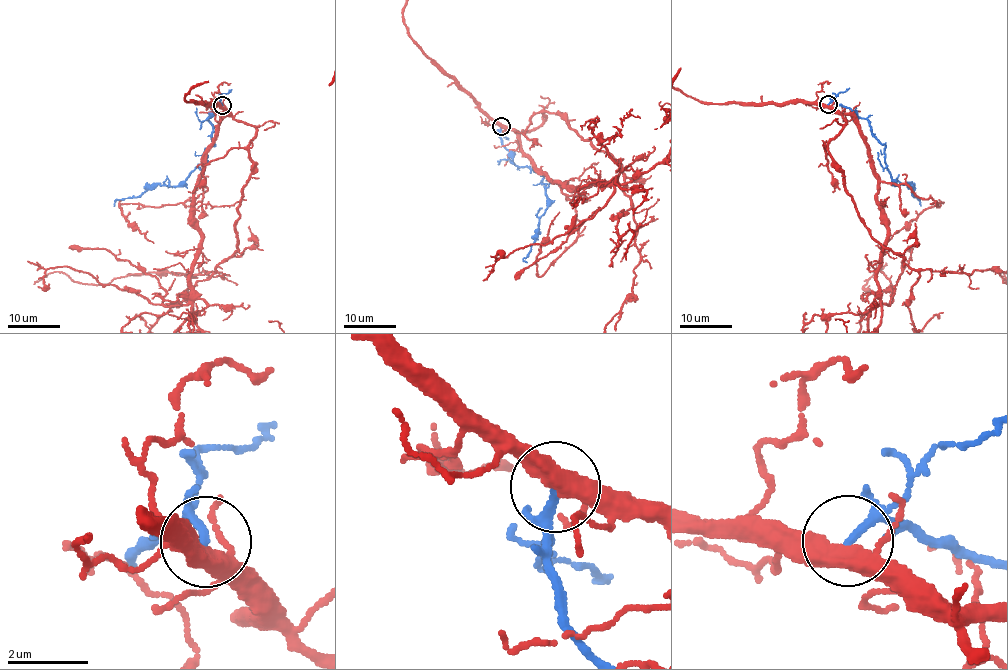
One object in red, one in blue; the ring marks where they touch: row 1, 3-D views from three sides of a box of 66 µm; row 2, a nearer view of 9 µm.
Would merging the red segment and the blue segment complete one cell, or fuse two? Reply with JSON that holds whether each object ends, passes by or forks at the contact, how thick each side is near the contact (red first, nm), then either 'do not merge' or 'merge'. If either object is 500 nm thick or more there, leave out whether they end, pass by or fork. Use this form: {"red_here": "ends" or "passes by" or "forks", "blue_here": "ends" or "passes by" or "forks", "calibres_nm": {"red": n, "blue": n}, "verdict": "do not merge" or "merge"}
{"red_here": "forks", "blue_here": "passes by", "calibres_nm": {"red": 360, "blue": 140}, "verdict": "do not merge"}

